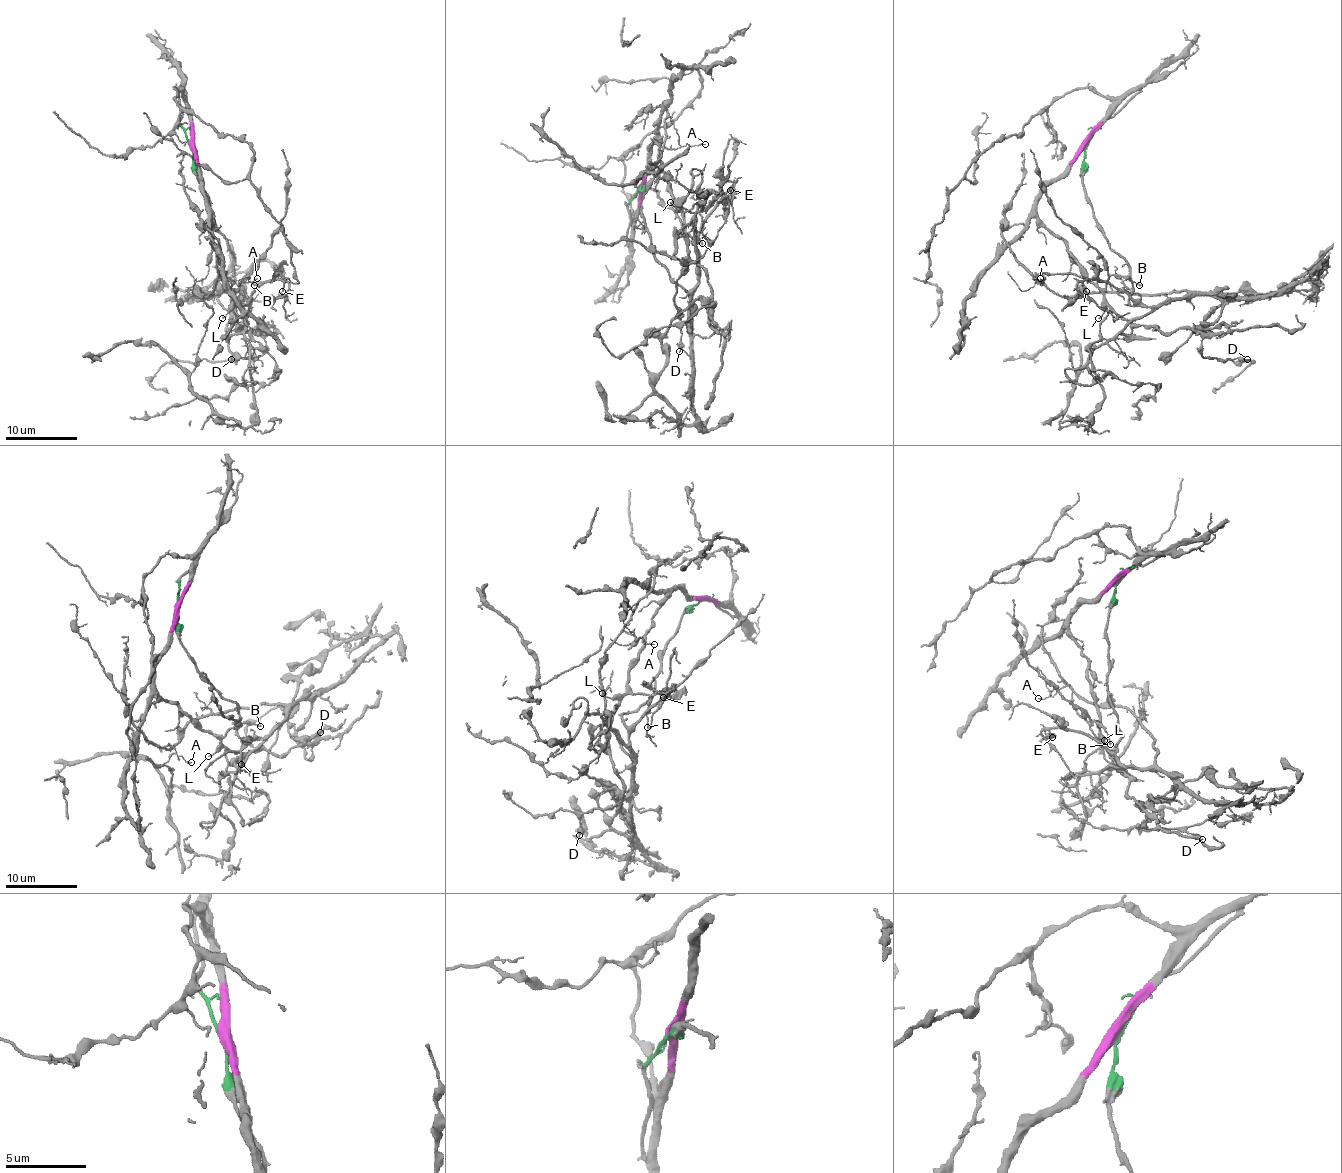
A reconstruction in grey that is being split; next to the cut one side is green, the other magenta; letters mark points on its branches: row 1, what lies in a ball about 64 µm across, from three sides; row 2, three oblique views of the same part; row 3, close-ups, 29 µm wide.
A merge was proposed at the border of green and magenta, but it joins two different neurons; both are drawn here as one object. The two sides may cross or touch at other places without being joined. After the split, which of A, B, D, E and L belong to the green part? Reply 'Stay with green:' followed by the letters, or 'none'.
Stay with green: A, E

